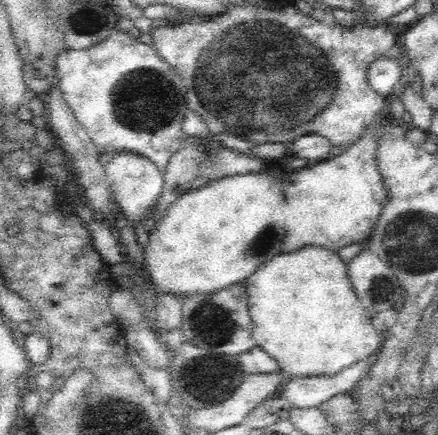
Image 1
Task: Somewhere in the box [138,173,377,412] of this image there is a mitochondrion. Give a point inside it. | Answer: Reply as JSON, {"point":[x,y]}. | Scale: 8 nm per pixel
{"point":[217,329]}

